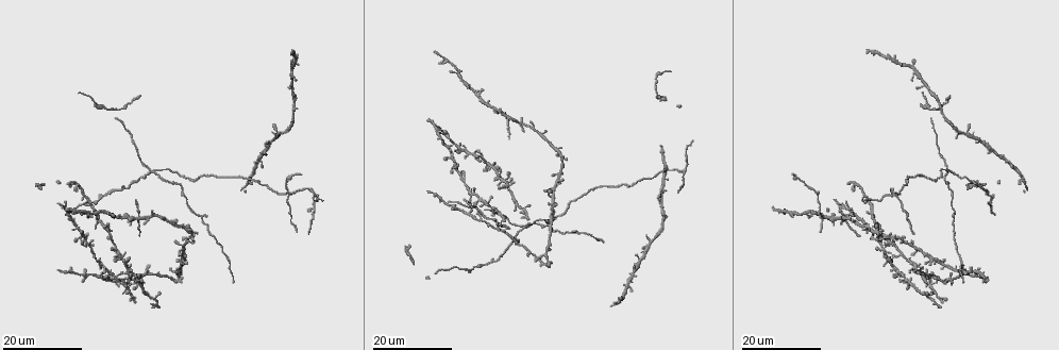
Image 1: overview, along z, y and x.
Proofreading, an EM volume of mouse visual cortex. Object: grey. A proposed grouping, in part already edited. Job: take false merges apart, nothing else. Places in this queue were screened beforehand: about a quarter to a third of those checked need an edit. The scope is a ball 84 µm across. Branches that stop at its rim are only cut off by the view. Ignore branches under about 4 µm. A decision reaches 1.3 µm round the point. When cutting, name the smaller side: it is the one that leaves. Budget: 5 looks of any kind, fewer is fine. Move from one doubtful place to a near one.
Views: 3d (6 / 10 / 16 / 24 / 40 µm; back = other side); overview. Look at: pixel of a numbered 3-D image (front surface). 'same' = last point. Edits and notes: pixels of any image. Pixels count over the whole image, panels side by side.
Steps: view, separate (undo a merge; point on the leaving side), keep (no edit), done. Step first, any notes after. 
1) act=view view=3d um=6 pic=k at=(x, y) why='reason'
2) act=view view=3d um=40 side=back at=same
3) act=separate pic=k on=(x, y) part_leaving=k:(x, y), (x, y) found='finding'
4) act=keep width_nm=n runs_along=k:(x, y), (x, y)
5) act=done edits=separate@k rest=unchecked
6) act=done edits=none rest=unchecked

act=view view=3d um=24 pic=1 at=(983, 187) why='calibre changes'

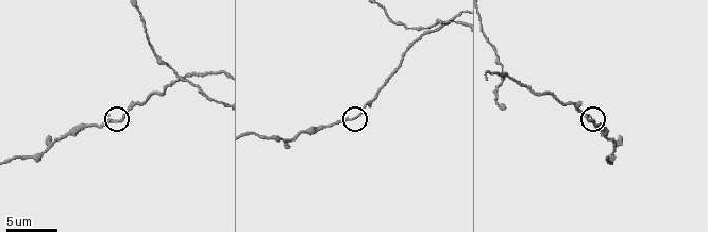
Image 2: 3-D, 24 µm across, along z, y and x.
act=view view=3d um=10 pic=2 at=(591, 120)

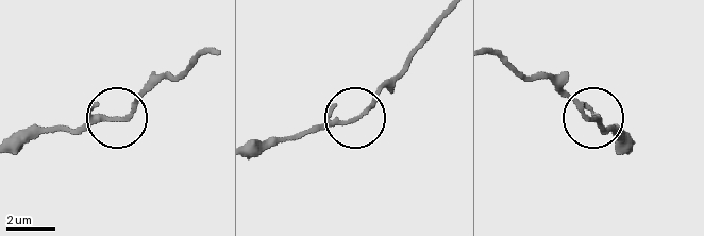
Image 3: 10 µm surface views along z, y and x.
act=keep runs_along=3:(492, 52), (523, 74), (548, 79), (590, 117), (615, 125) found='all the same neuron'

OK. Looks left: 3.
act=view view=3d um=16 pic=2 at=(70, 130) why='sudden change in width'

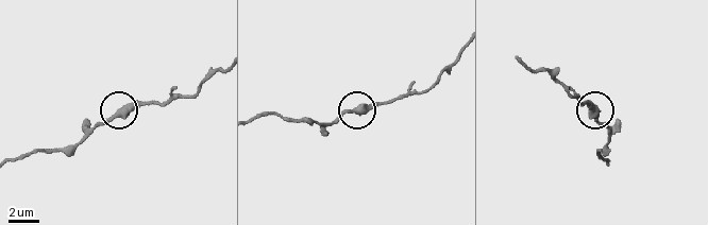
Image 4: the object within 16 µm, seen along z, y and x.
act=view view=3d um=6 pic=4 at=(117, 115)

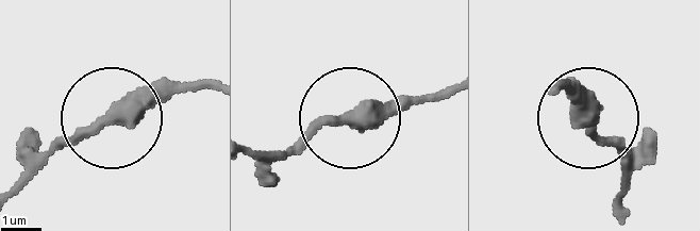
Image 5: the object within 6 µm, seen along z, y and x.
act=keep width_nm=420 runs_along=5:(560, 79), (628, 167) found='one neuron here'

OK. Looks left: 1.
act=view view=3d um=16 pic=2 at=(507, 74) why='four or more arms meet'

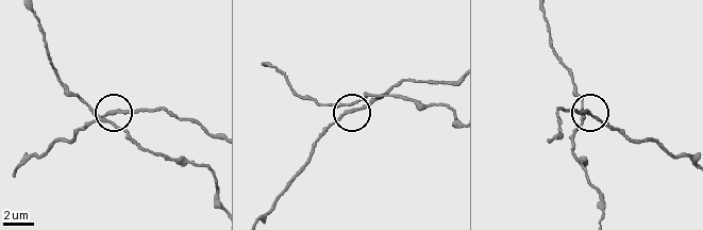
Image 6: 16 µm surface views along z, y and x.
act=keep width_nm=170 runs_along=6:(453, 112), (368, 96), (345, 104), (350, 111), (316, 141) found='continuous, no second neuron'

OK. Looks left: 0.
act=done edits=none rest=unchecked

